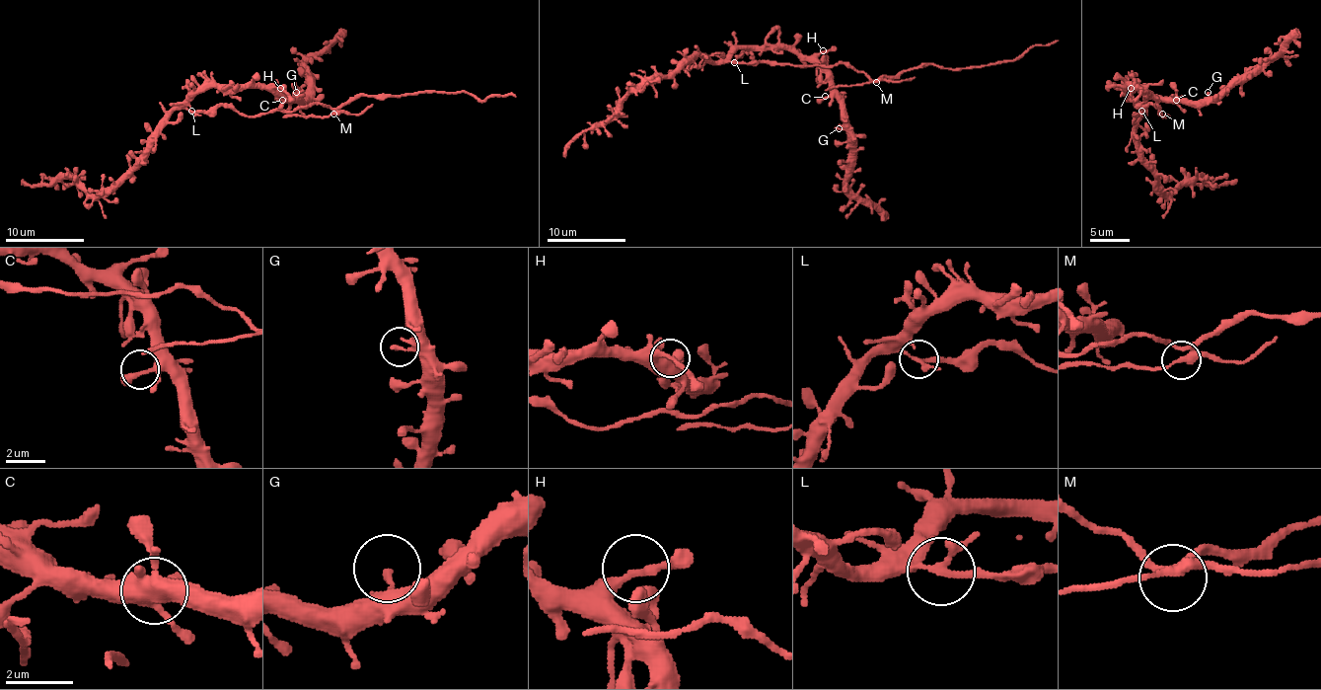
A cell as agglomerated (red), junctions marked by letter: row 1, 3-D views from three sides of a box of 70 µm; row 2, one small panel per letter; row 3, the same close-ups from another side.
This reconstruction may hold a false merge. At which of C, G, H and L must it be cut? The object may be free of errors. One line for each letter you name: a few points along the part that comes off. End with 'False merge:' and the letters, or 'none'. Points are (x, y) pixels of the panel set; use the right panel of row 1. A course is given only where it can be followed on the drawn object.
L: course (1142, 112), (1150, 104), (1160, 108), (1144, 96), (1148, 92), (1135, 100), (1121, 96)
False merge: L

